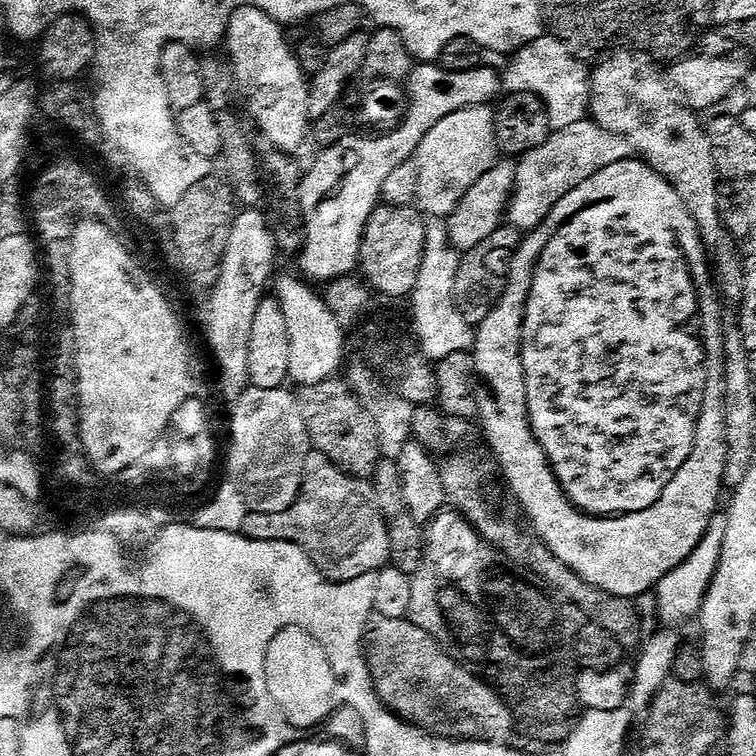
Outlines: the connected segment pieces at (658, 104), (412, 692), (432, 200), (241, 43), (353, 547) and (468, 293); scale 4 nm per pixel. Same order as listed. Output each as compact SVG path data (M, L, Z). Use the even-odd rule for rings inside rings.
M624 50L608 56L597 68L590 72L592 81L592 103L590 105L591 119L596 121L602 130L610 130L619 136L625 136L633 149L642 157L648 167L660 173L676 192L683 196L690 214L700 231L700 241L704 243L704 253L708 256L712 279L718 285L719 291L728 300L739 301L744 283L744 259L740 257L740 247L728 233L724 219L718 210L718 194L716 193L716 167L712 161L712 147L708 141L707 131L699 124L697 113L687 104L678 99L677 93L670 87L669 81L659 72L657 61L646 52L639 50Z
M375 614L369 615L368 625L364 627L364 656L368 659L368 669L372 675L372 685L378 694L378 698L395 716L399 716L407 724L413 724L415 728L421 728L423 732L429 732L432 736L445 736L447 740L491 740L493 742L504 742L509 739L507 736L514 732L512 711L508 709L508 703L497 694L495 688L487 680L476 676L470 669L463 668L434 637L426 634L426 630L422 630L417 624L412 623L411 620L407 618L402 620L386 618L385 616Z
M491 107L463 108L438 122L418 146L414 157L418 166L419 207L428 216L451 216L466 190L498 163L496 114Z
M239 8L230 18L226 49L232 55L230 67L239 91L248 99L247 111L257 128L275 148L296 154L310 136L308 86L296 61L293 45L284 41L285 29L262 10Z
M315 450L306 458L304 484L296 501L278 514L249 512L240 532L247 540L297 544L333 582L371 577L390 560L388 521L378 506L374 486L346 474Z
M502 224L485 241L466 252L460 260L458 274L455 276L455 304L466 322L478 326L495 308L507 284L507 276L512 266L512 259L523 240L519 228Z

